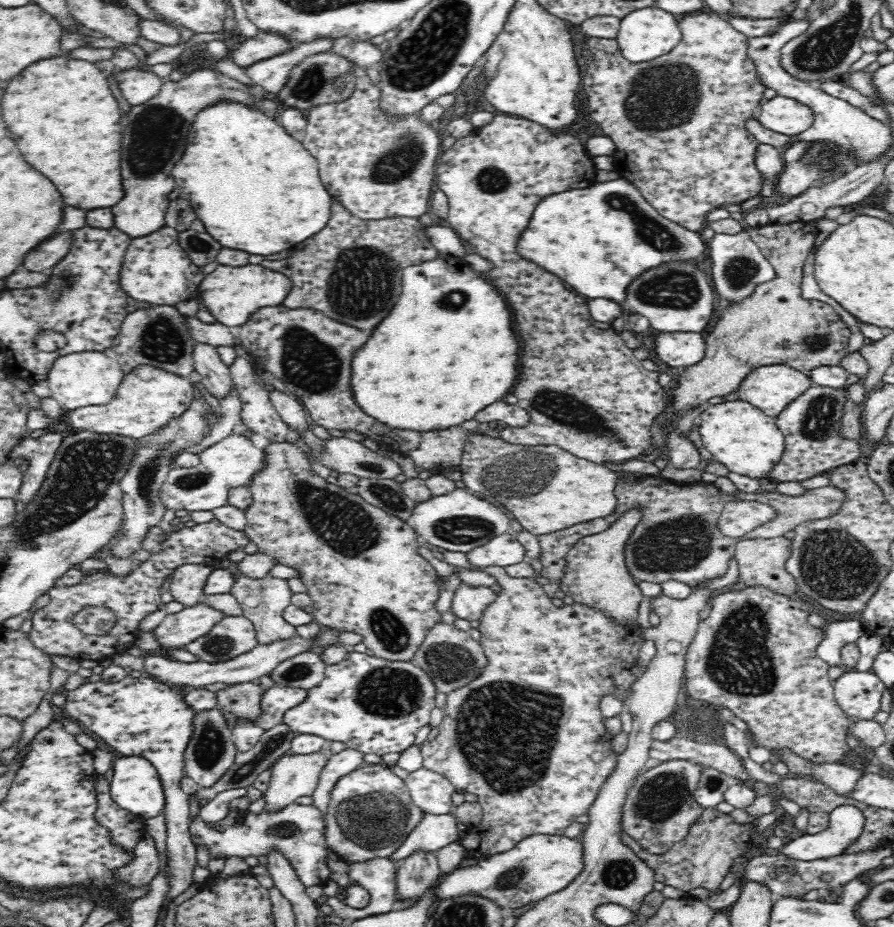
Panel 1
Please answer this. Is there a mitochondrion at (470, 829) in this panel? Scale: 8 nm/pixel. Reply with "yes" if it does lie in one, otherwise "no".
no

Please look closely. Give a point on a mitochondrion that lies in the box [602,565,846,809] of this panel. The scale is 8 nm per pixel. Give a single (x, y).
(740, 660)

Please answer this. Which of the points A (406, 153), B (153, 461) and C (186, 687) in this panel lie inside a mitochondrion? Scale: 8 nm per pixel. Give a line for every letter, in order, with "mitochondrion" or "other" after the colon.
A: mitochondrion
B: mitochondrion
C: other

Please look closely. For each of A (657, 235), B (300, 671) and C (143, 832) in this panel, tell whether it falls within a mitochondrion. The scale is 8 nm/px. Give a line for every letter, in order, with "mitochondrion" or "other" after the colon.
A: mitochondrion
B: mitochondrion
C: other

